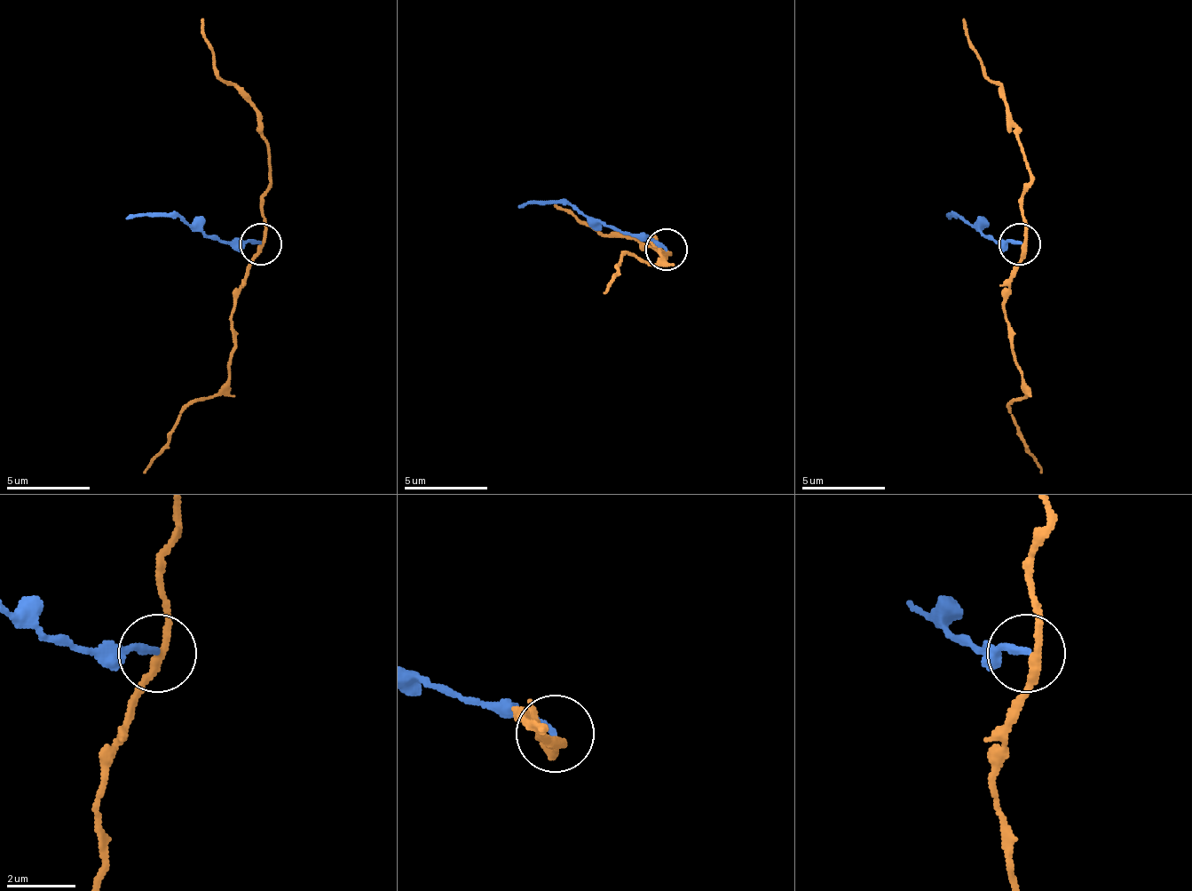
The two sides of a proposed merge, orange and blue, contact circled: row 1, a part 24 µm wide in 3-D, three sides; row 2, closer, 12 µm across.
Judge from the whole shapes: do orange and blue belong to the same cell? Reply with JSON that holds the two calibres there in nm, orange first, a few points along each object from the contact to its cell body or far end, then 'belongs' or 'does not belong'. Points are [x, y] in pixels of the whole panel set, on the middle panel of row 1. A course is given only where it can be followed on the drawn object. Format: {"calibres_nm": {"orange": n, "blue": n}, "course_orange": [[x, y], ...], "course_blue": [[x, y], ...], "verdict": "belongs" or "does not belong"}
{"calibres_nm": {"orange": 240, "blue": 200}, "course_orange": [[665, 250], [651, 237], [664, 258], [651, 262], [625, 254], [619, 271], [604, 291]], "course_blue": [[665, 250], [588, 220], [569, 204], [517, 208]], "verdict": "does not belong"}

